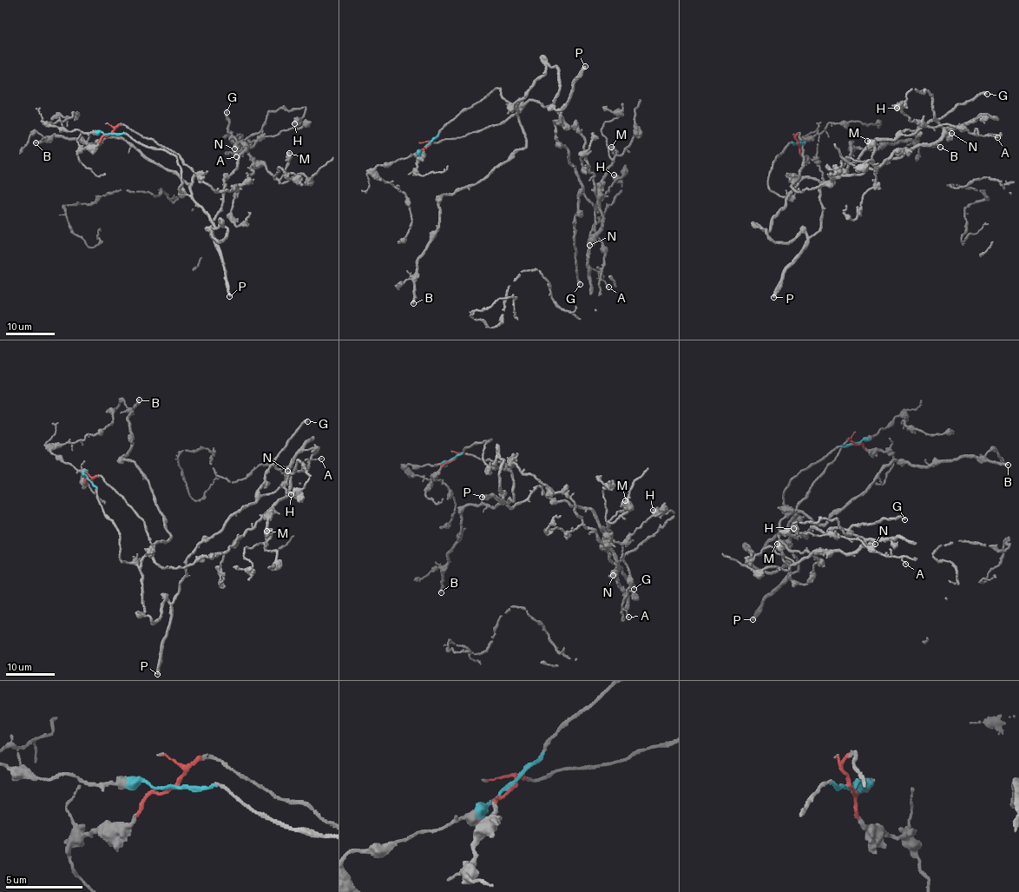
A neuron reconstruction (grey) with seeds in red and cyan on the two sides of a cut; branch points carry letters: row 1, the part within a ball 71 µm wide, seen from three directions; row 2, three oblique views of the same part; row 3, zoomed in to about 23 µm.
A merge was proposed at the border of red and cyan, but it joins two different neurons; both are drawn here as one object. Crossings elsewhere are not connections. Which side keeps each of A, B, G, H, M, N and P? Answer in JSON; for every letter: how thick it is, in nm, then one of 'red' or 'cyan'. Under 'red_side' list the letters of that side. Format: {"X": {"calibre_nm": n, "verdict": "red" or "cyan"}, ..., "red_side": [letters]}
{"A": {"calibre_nm": 110, "verdict": "cyan"}, "B": {"calibre_nm": 360, "verdict": "cyan"}, "G": {"calibre_nm": 400, "verdict": "cyan"}, "H": {"calibre_nm": 600, "verdict": "red"}, "M": {"calibre_nm": 650, "verdict": "red"}, "N": {"calibre_nm": 600, "verdict": "red"}, "P": {"calibre_nm": 360, "verdict": "cyan"}, "red_side": ["H", "M", "N"]}

